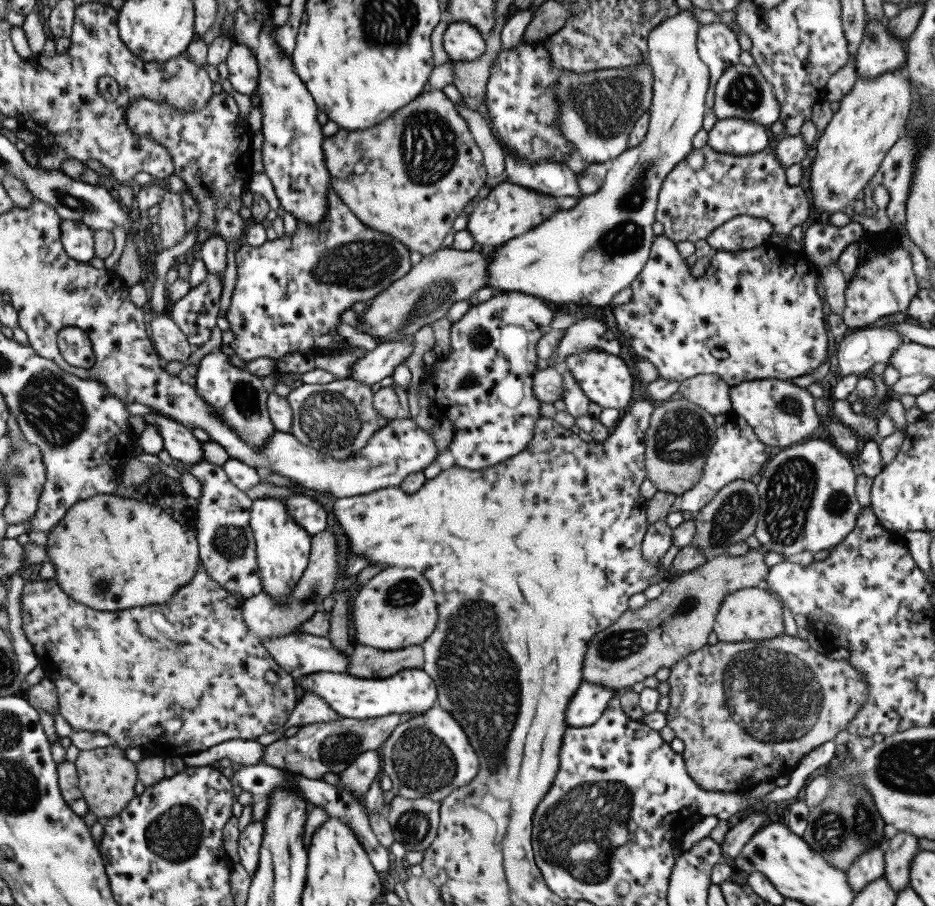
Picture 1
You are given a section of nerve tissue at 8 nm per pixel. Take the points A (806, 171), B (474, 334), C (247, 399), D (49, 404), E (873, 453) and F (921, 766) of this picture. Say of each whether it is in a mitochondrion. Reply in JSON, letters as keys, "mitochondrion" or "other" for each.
{"A":"other","B":"mitochondrion","C":"mitochondrion","D":"mitochondrion","E":"other","F":"mitochondrion"}

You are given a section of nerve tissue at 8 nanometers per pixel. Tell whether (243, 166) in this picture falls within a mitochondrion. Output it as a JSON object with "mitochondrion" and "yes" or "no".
{"mitochondrion":"no"}

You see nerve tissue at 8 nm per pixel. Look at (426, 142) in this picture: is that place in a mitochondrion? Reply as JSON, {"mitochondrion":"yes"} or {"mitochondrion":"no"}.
{"mitochondrion":"yes"}

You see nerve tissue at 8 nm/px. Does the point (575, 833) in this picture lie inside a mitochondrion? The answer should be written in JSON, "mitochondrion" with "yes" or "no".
{"mitochondrion":"yes"}

